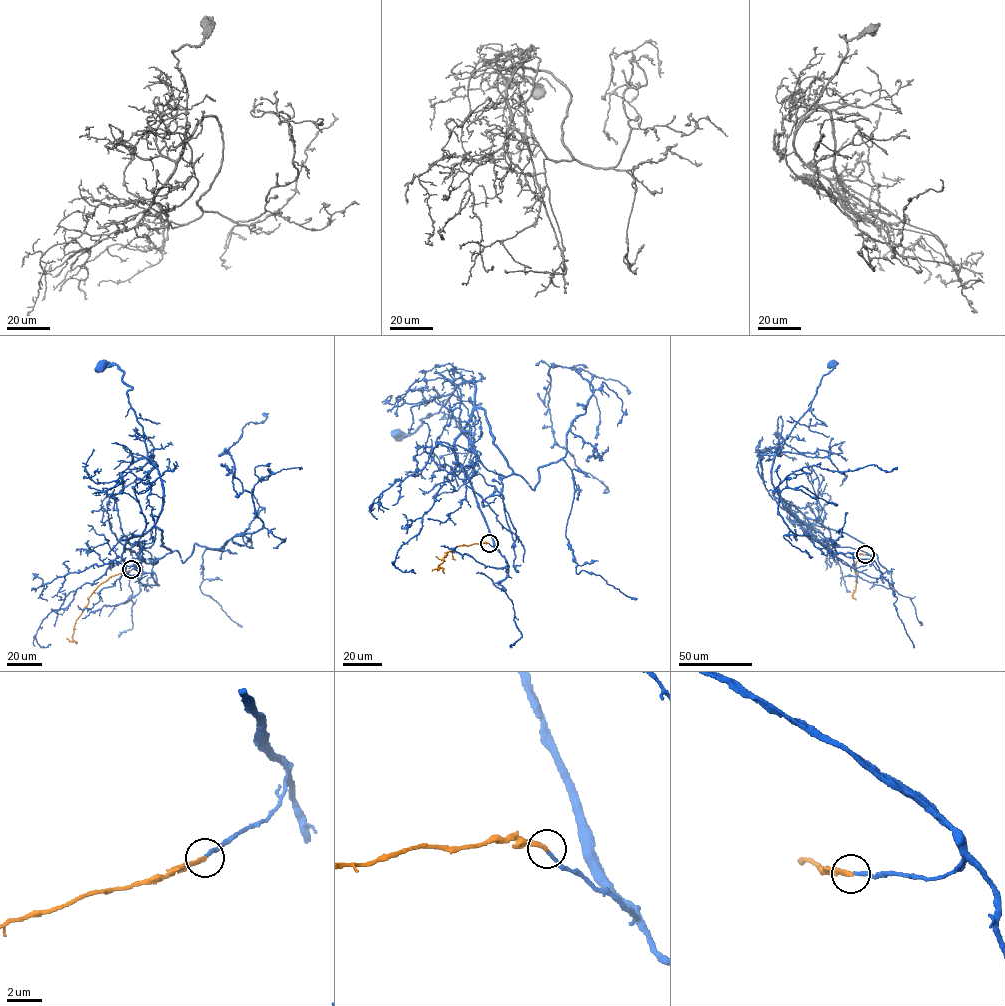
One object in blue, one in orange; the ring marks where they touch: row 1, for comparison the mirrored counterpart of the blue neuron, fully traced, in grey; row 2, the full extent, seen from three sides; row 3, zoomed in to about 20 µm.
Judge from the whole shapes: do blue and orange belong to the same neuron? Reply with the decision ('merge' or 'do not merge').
merge

